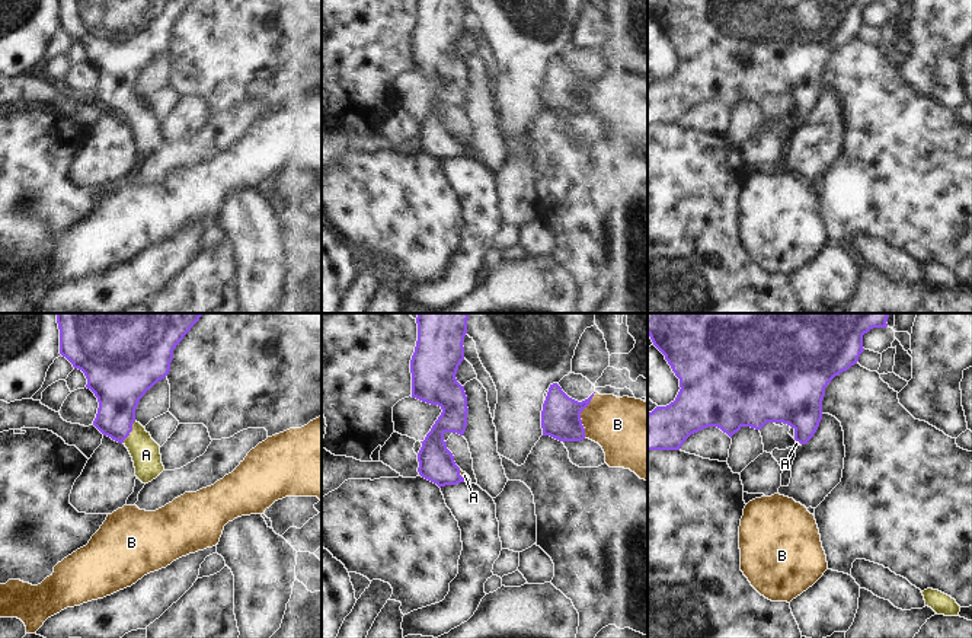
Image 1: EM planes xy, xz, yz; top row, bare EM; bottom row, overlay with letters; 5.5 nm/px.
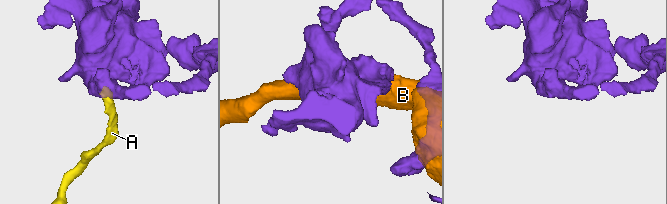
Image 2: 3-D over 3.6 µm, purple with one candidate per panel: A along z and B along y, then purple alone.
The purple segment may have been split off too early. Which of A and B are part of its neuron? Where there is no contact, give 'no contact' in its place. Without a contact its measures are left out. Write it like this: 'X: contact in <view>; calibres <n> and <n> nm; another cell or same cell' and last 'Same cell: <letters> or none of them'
A: contact in xy; calibres 260 and 160 nm; same cell
B: contact in xz; calibres 220 and 320 nm; another cell
Same cell: A

